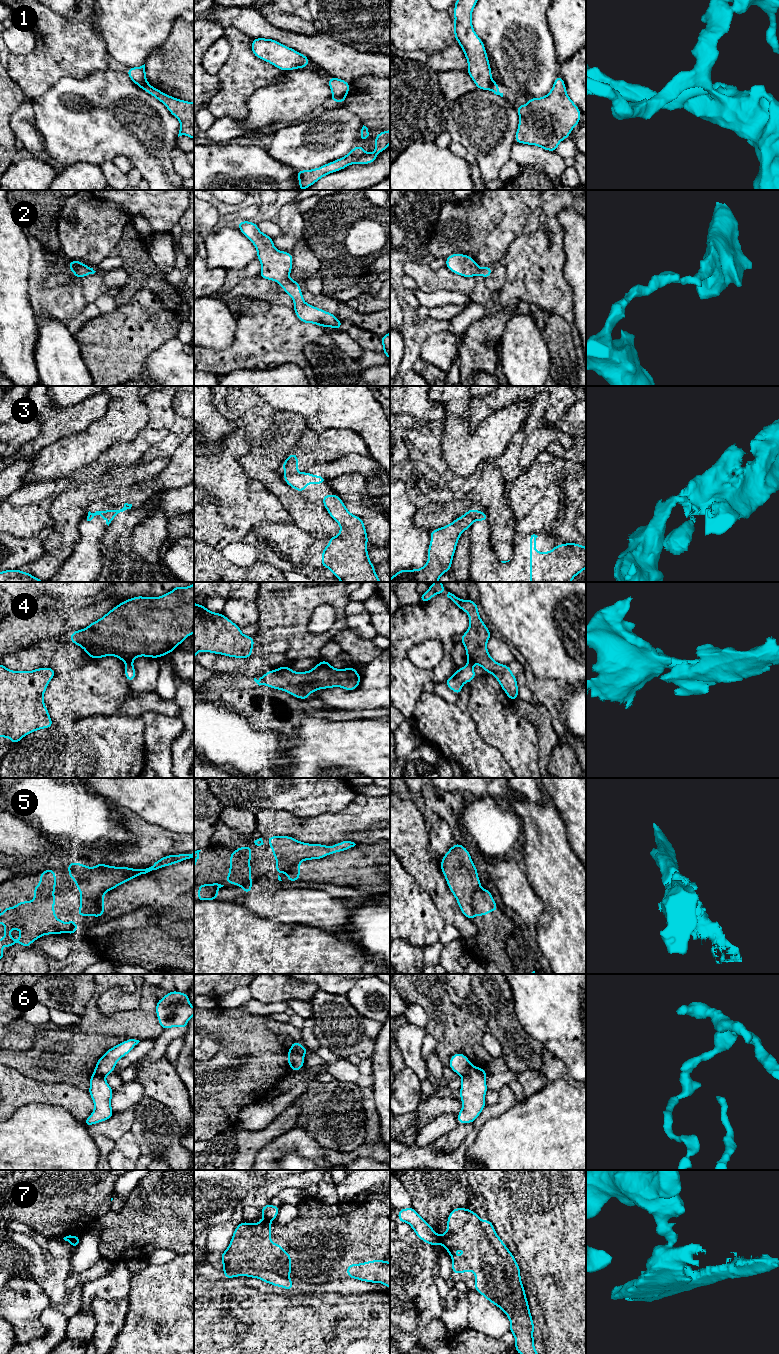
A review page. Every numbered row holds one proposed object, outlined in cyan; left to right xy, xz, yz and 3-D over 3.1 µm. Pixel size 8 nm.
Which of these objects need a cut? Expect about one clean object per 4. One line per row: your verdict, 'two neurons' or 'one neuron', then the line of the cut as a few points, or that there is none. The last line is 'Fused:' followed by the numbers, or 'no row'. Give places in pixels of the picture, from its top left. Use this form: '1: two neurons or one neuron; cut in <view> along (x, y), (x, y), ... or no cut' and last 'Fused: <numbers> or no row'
1: two neurons; cut in xz along (345, 95), (333, 97)
2: one neuron; no cut
3: two neurons; cut in xz along (296, 472), (285, 474)
4: two neurons; cut in xy along (131, 662), (126, 663)
5: one neuron; no cut
6: two neurons; cut in xz along (290, 1047), (303, 1056)
7: two neurons; cut in yz along (439, 1235), (438, 1242)
Fused: 1, 3, 4, 6, 7

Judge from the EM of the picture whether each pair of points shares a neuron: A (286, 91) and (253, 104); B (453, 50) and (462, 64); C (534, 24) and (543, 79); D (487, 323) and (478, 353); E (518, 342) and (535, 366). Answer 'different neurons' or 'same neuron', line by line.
A: same neuron
B: same neuron
C: same neuron
D: same neuron
E: same neuron

